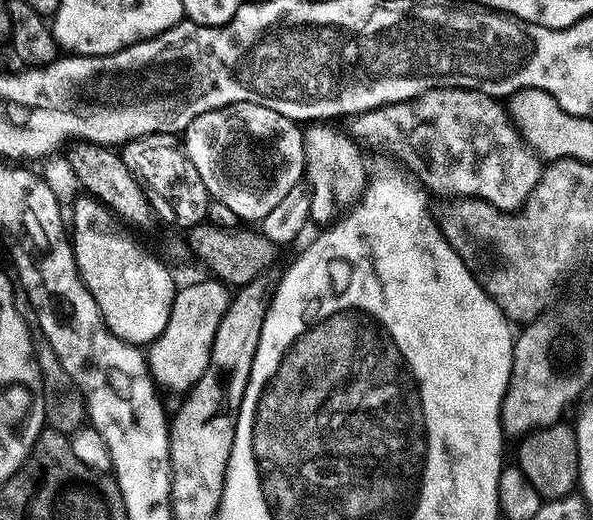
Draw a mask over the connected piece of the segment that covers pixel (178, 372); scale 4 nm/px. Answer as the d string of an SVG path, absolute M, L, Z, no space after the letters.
M215 278L188 282L185 288L183 285L177 291L166 330L146 348L148 367L157 385L184 394L196 385L202 374L206 374L214 336L228 310L229 299L229 285Z

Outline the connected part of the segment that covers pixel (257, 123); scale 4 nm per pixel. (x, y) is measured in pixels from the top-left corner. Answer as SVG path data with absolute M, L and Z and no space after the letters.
M238 102L194 118L182 133L182 147L211 199L228 206L240 222L263 222L306 176L301 125L254 102Z

